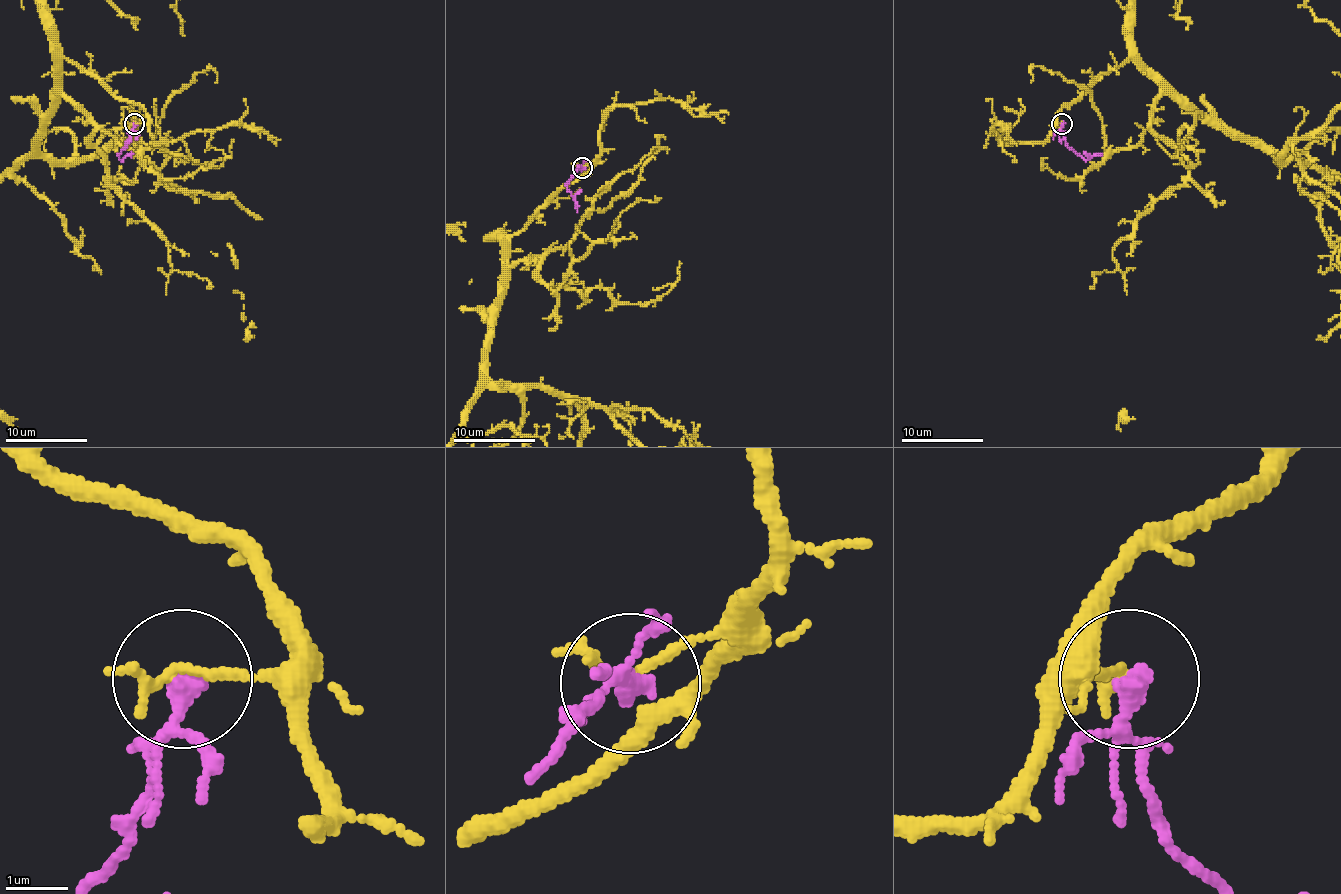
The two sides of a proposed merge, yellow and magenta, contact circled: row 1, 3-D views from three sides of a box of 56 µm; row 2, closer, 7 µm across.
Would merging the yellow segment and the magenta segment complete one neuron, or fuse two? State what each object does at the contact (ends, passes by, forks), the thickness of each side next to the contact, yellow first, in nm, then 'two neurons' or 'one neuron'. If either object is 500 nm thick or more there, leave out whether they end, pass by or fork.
yellow ends there; magenta forks there; 200 nm thick on the yellow side, 200 nm on the other; two neurons

